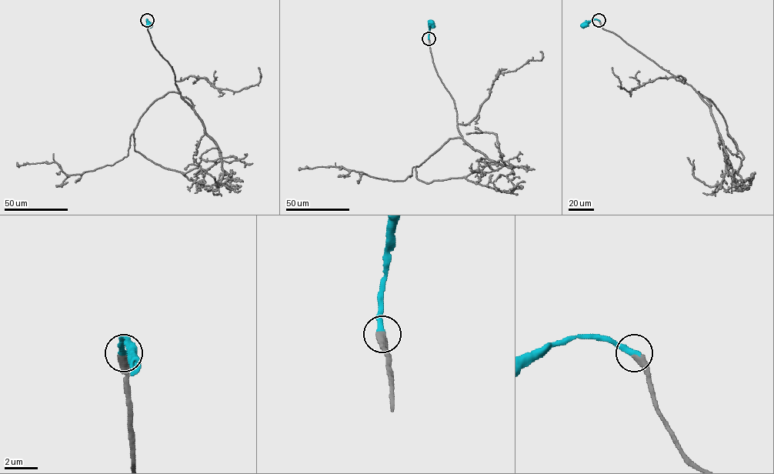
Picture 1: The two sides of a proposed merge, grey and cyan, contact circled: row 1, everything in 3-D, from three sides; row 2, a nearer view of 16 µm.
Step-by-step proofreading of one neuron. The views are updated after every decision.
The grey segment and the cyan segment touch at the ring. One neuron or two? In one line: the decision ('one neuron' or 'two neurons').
one neuron

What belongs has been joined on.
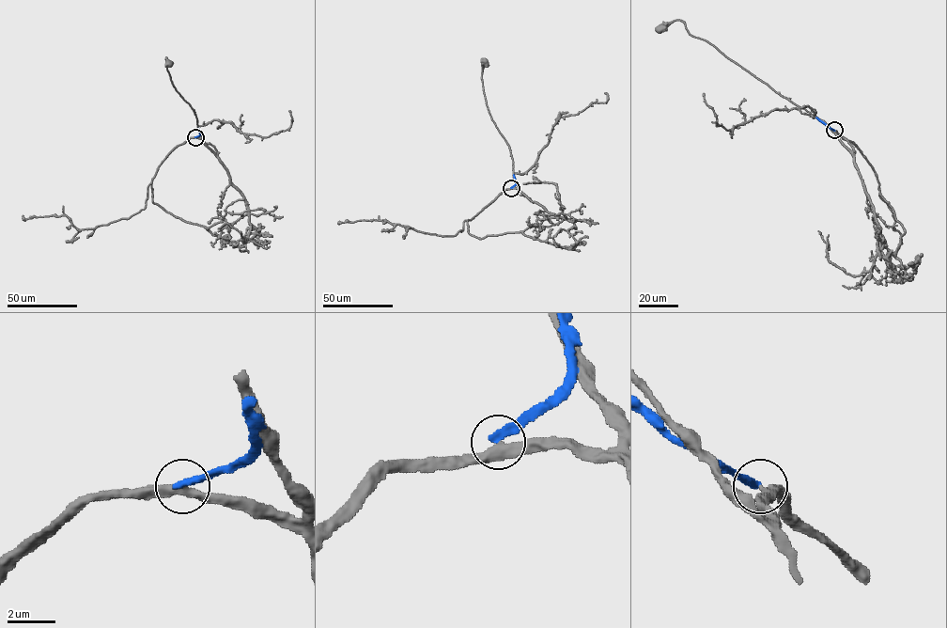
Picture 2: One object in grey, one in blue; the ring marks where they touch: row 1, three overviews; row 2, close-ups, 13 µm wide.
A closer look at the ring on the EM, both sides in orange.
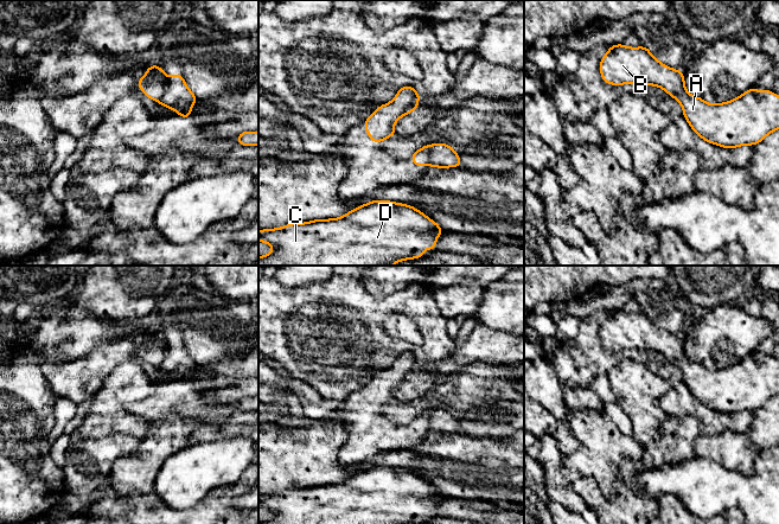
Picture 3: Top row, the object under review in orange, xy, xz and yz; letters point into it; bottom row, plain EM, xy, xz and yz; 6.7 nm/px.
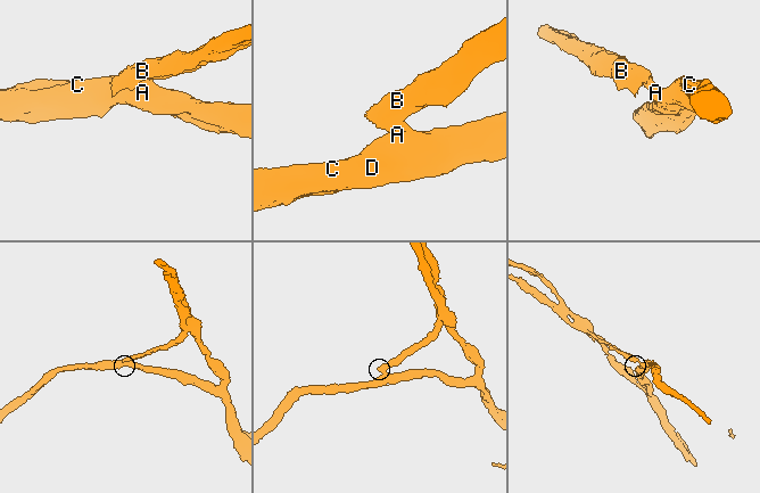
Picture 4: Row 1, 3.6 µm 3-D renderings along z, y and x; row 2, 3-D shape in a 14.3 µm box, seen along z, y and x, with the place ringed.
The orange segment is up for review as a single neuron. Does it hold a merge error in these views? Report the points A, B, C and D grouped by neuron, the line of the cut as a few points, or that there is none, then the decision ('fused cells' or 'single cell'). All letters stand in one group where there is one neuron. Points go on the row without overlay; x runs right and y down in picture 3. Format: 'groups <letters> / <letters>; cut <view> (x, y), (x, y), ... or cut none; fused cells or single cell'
groups A C D / B; cut xy (167, 344), (165, 357), (158, 366); fused cells

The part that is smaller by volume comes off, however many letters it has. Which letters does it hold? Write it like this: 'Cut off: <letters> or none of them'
Cut off: B

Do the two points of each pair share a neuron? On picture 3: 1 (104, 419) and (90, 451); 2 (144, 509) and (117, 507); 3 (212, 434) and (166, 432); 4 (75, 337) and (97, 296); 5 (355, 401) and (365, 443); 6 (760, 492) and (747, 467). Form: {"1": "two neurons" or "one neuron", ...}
{"1": "two neurons", "2": "one neuron", "3": "two neurons", "4": "two neurons", "5": "one neuron", "6": "two neurons"}

